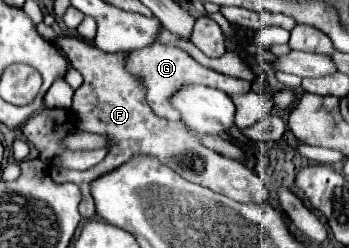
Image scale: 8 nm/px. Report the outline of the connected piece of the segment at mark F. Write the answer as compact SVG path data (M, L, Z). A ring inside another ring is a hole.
M63 38L61 50L71 62L71 66L79 70L83 76L83 84L75 90L73 106L71 106L77 128L83 132L103 134L111 140L111 144L107 146L105 160L99 162L93 170L75 172L75 170L65 170L55 164L49 166L49 176L55 182L73 182L81 188L81 216L83 218L95 218L95 206L89 194L89 184L95 178L119 168L121 164L141 154L153 156L161 164L175 170L185 180L205 186L213 192L225 194L237 202L259 202L259 204L271 202L271 194L267 186L253 170L249 170L247 166L243 166L241 162L233 158L227 158L203 146L201 140L181 120L169 122L151 112L151 106L147 104L147 96L143 96L143 80L135 80L131 72L125 72L123 68L123 60L127 60L125 52L109 54L95 48L93 42L87 42L81 38Z

